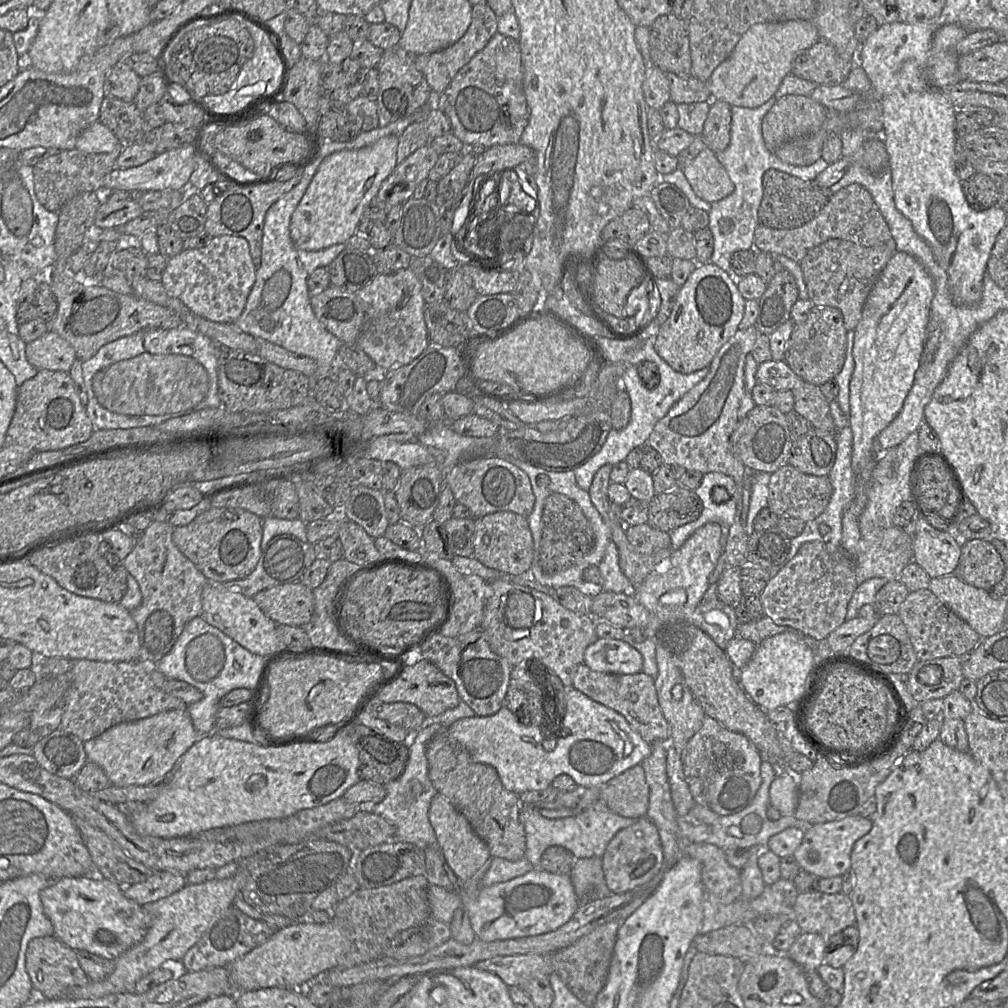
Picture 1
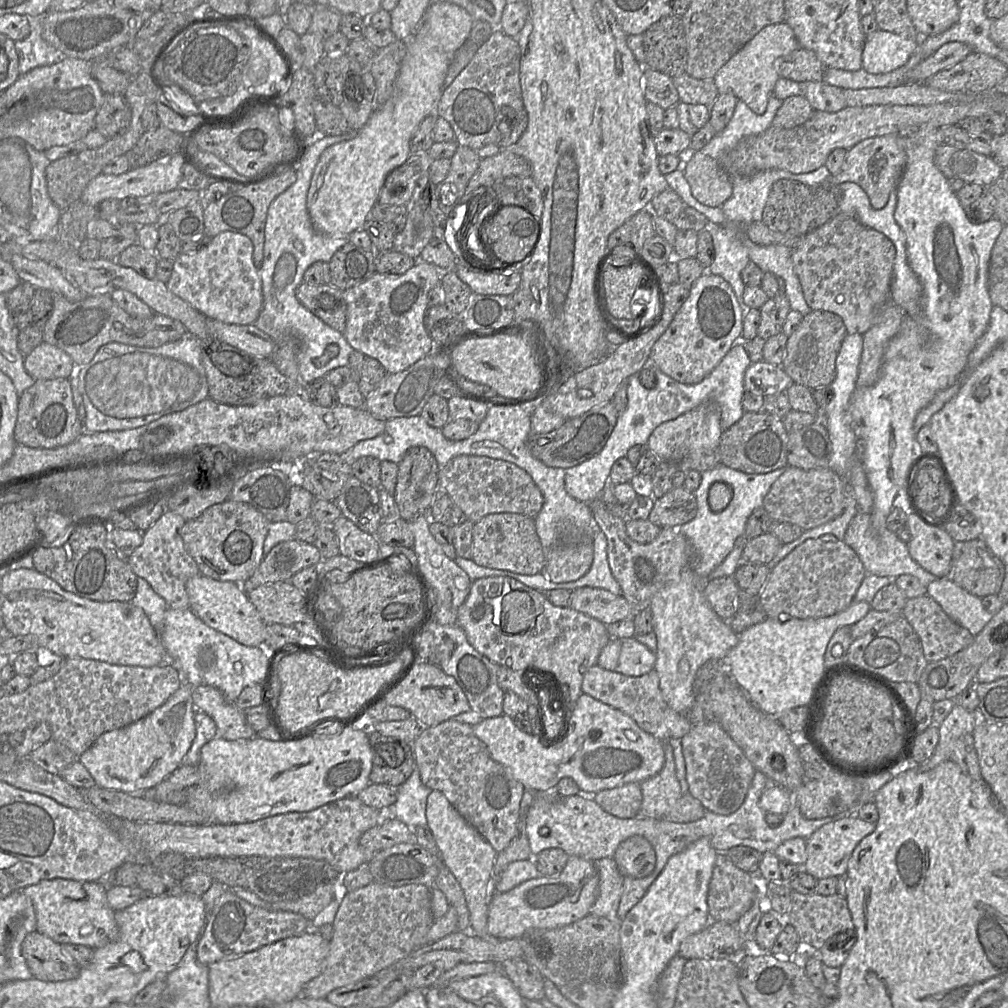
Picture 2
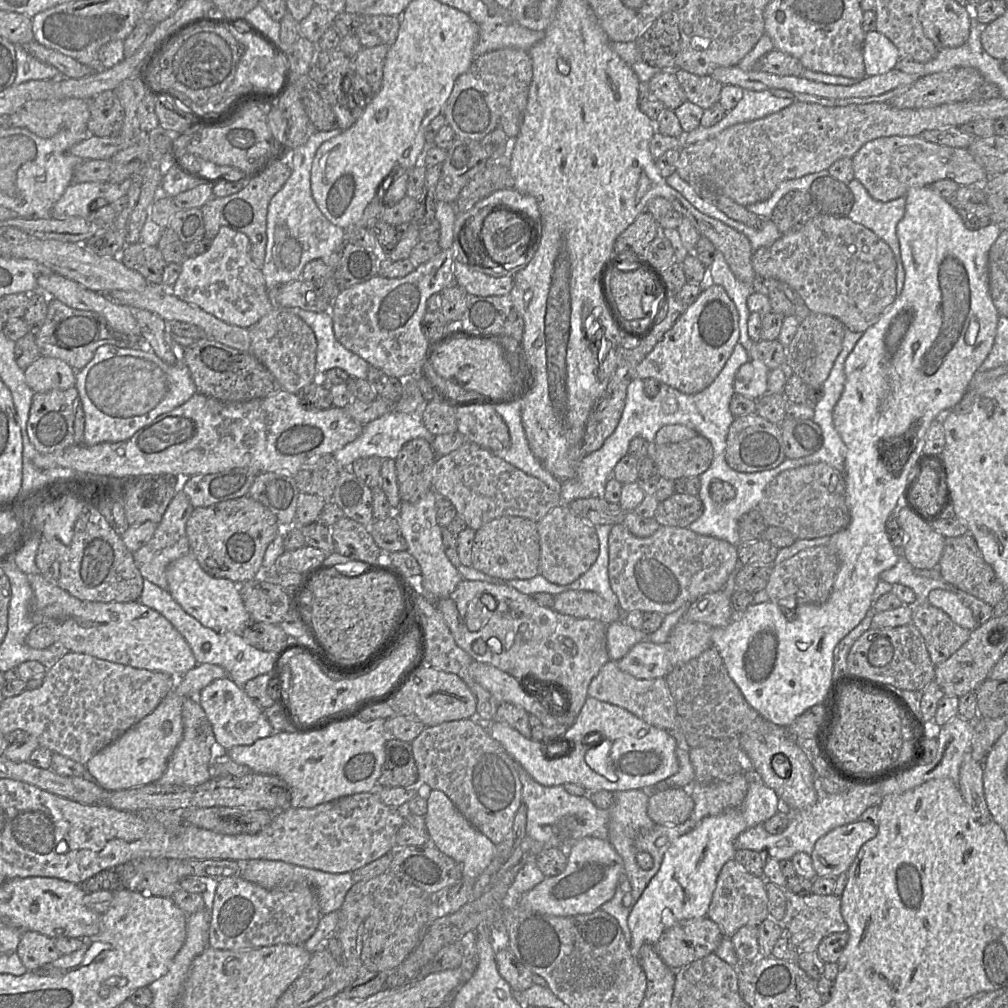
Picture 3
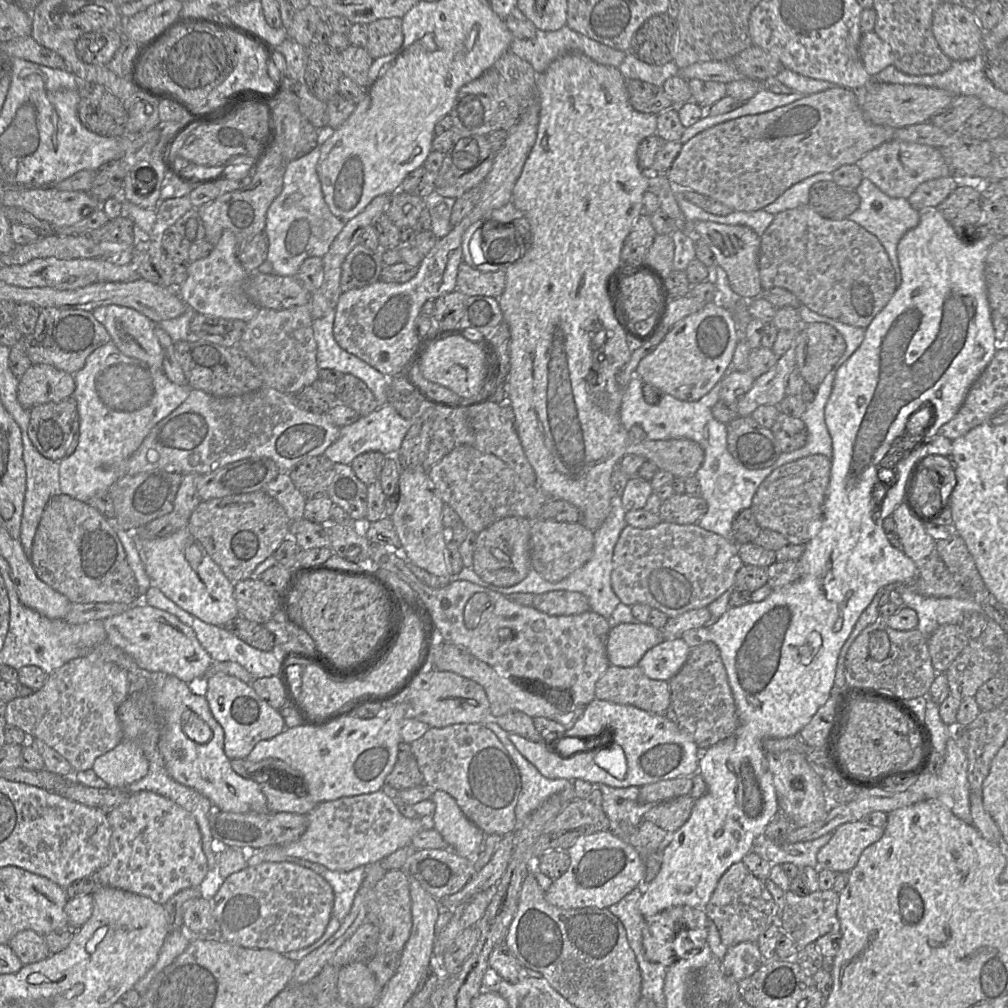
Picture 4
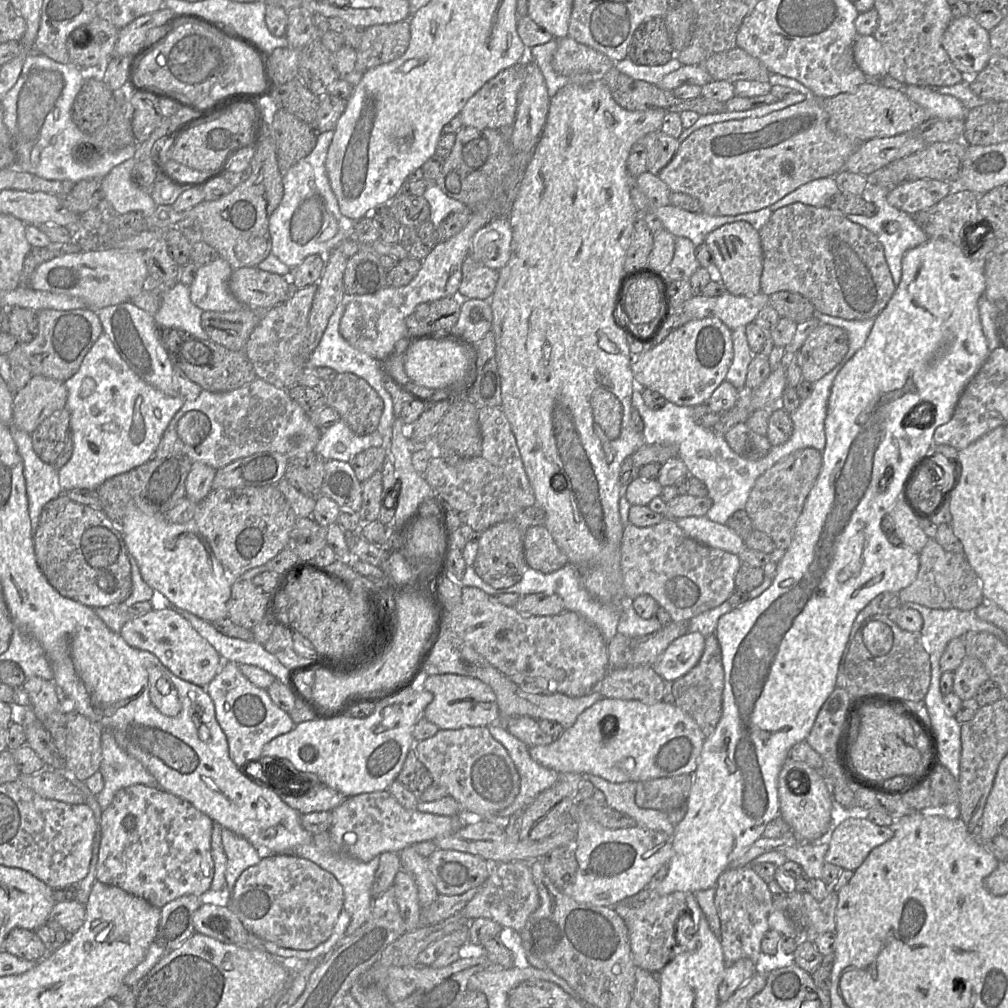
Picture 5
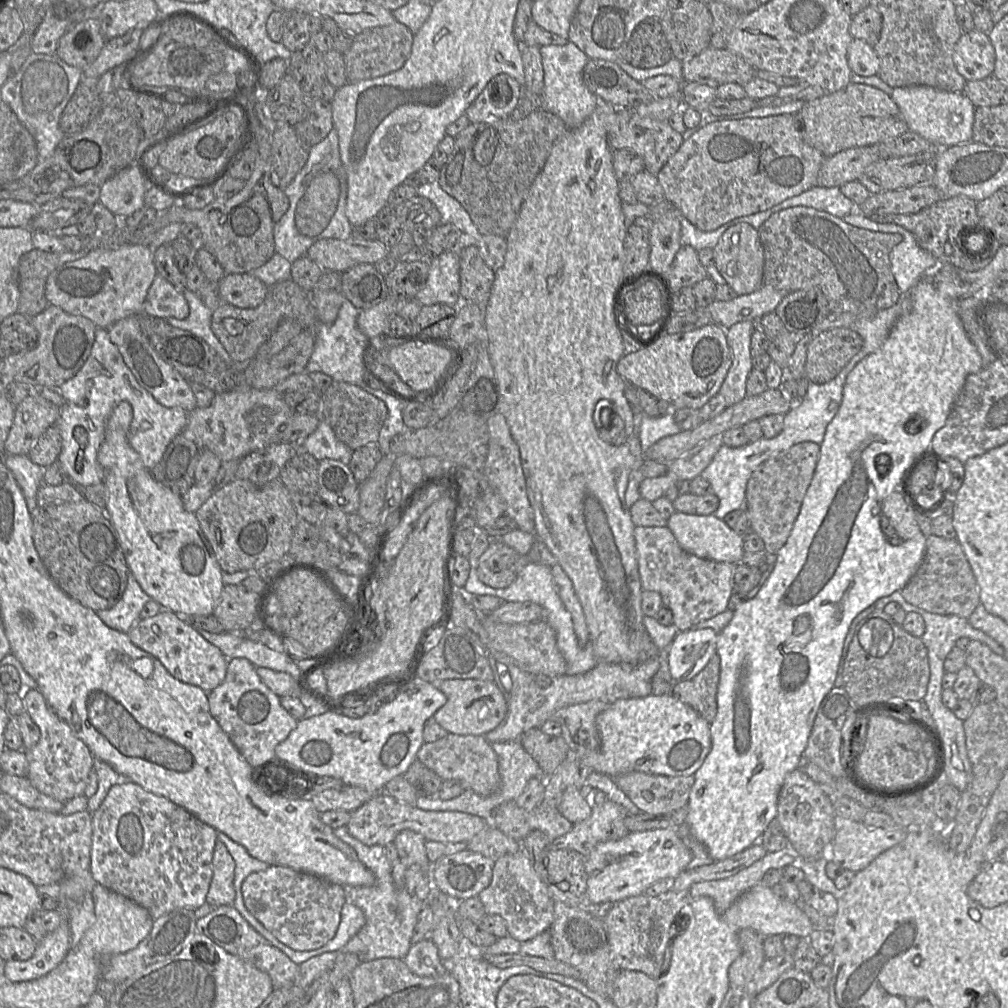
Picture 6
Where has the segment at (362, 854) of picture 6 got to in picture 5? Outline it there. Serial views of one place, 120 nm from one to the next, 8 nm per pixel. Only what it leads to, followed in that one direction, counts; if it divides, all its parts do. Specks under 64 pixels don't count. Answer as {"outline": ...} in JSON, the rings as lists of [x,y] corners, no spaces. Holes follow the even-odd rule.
{"outline":[[[314,843],[298,846],[293,852],[282,854],[293,854],[314,862],[322,869],[331,873],[341,884],[344,894],[343,910],[351,918],[345,932],[346,935],[352,935],[370,918],[375,900],[371,895],[371,887],[379,865],[379,856],[375,856],[368,862],[363,862],[344,852],[332,851],[331,849],[318,849]]]}

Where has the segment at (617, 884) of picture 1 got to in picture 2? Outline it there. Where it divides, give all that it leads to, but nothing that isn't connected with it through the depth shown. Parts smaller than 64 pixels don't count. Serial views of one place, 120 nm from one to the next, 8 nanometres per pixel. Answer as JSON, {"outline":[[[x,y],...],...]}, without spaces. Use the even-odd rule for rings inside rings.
{"outline":[[[639,835],[631,836],[621,842],[613,859],[623,877],[636,879],[650,875],[656,864],[656,854],[652,845]]]}

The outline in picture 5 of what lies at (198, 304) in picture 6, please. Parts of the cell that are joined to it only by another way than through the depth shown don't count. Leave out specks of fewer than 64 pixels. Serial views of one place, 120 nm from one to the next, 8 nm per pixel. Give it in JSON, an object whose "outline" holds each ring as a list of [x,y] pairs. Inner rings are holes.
{"outline":[[[178,282],[170,289],[159,289],[161,291],[161,306],[154,315],[158,327],[181,329],[200,339],[210,340],[207,332],[201,324],[203,310],[197,307],[190,298],[189,287]]]}

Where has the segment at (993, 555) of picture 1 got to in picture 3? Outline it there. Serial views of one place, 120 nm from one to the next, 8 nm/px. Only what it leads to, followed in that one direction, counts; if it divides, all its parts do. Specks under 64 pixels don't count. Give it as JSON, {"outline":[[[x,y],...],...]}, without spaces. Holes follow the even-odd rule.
{"outline":[[[970,533],[945,538],[938,569],[944,581],[993,607],[1006,595],[1006,589],[999,581],[993,568],[985,561],[974,537]]]}

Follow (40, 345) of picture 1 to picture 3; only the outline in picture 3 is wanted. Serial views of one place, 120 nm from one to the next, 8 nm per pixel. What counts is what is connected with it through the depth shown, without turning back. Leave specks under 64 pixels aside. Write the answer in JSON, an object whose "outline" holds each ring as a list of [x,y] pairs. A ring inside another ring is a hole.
{"outline":[[[40,356],[25,371],[27,385],[34,393],[66,390],[75,386],[76,370],[66,362]]]}

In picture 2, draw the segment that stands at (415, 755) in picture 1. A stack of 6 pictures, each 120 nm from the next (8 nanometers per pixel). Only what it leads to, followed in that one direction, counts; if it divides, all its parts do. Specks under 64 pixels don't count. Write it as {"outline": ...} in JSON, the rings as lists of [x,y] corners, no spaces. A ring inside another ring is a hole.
{"outline":[[[415,763],[412,774],[404,783],[397,787],[397,799],[394,804],[388,807],[386,813],[383,813],[383,818],[395,818],[406,824],[410,829],[418,826],[428,827],[426,820],[426,802],[431,791],[421,781],[419,769]]]}

